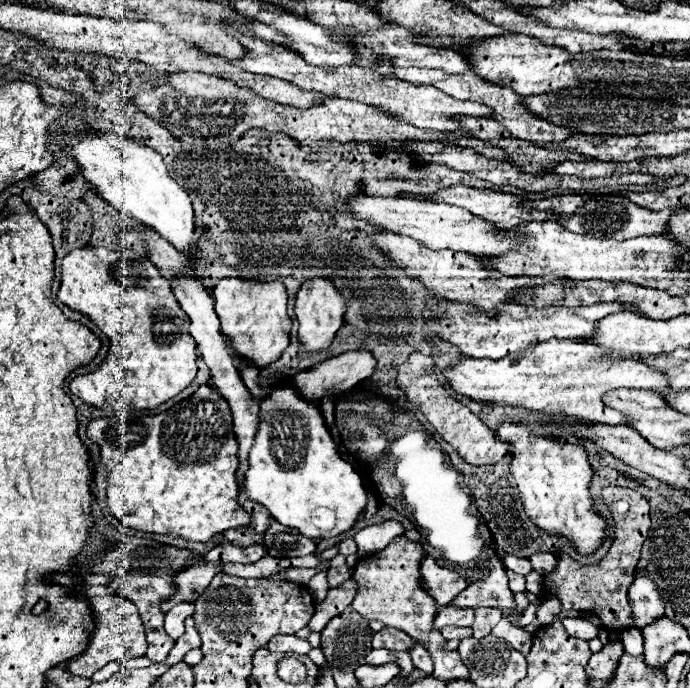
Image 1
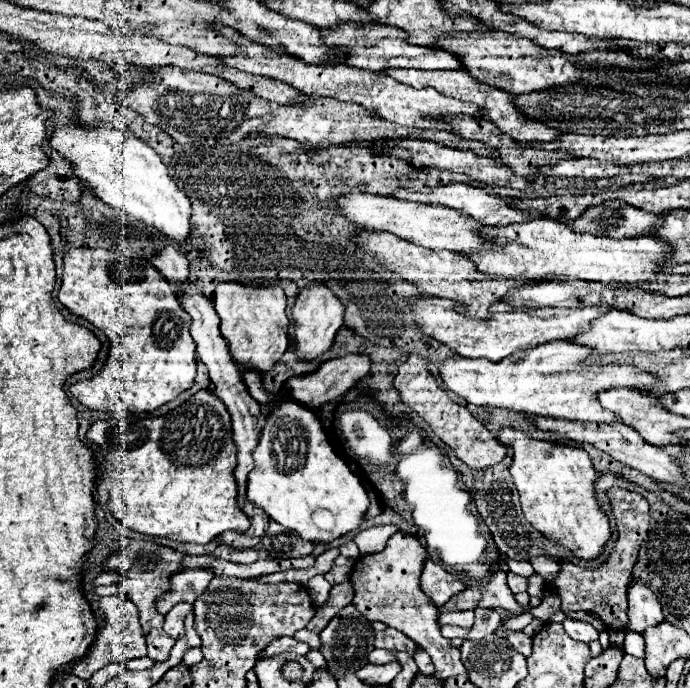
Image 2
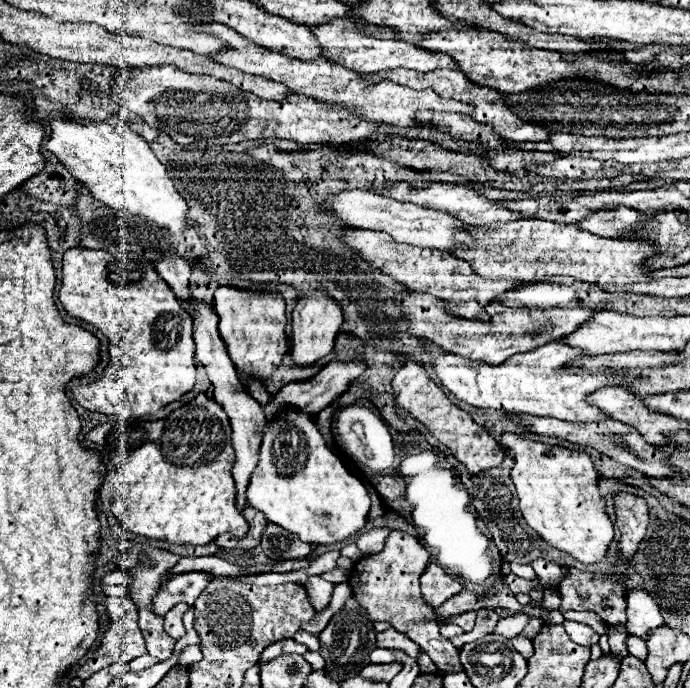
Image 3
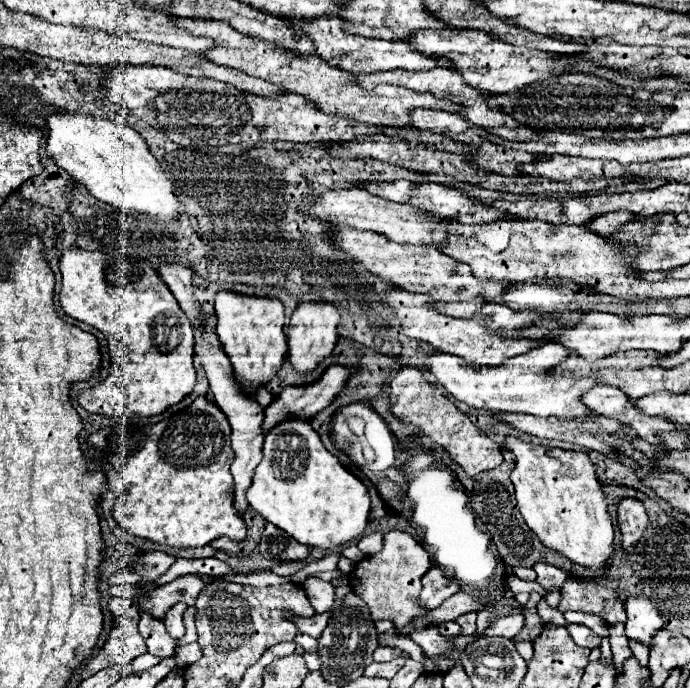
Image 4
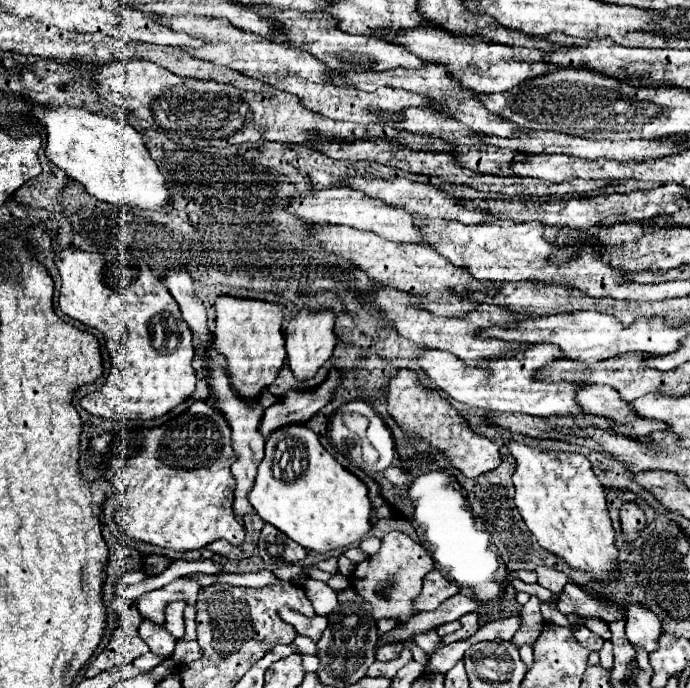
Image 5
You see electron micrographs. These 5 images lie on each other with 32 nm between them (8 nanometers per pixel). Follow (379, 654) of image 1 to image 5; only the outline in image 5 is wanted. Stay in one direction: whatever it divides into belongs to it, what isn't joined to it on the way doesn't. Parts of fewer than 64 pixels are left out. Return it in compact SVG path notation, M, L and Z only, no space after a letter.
M386 644L376 650L376 660L394 660L400 656L400 652L402 650L398 648L398 644Z

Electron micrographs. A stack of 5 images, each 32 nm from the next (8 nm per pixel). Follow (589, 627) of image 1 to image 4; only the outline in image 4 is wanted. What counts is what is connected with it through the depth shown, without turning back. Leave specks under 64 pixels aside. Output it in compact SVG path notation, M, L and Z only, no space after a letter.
M566 624L566 630L570 632L572 640L578 646L586 646L586 648L596 648L600 646L600 636L596 636L588 626L584 624Z

